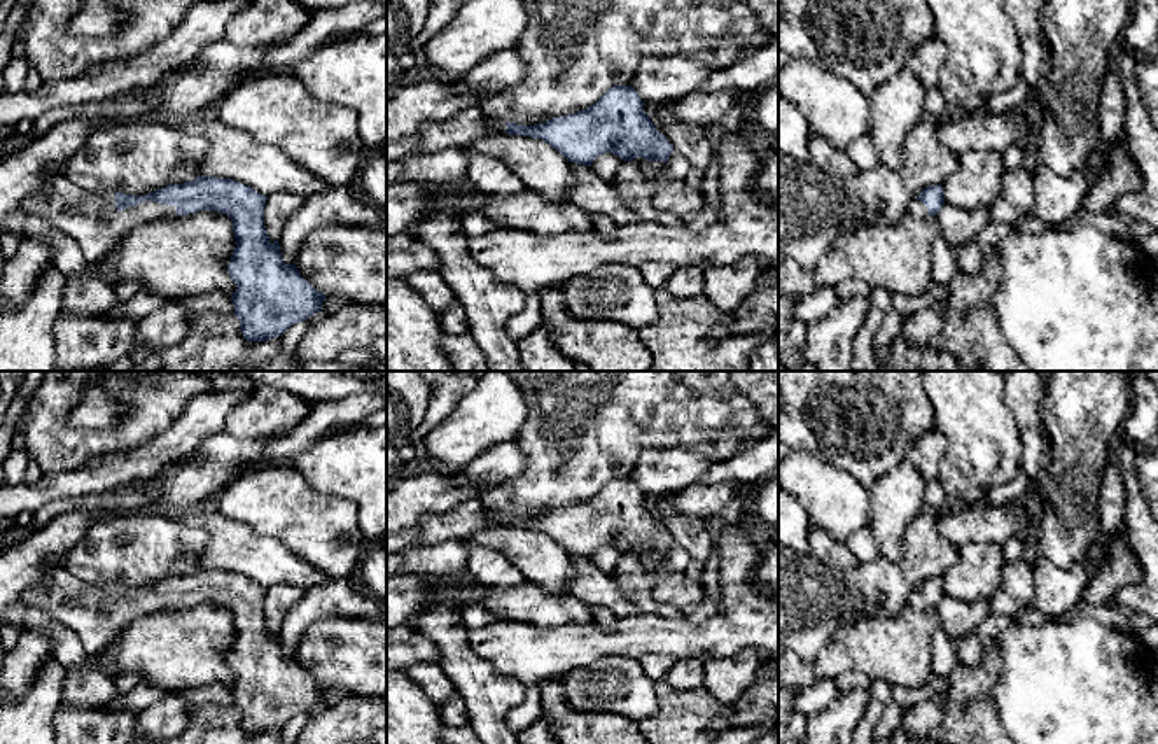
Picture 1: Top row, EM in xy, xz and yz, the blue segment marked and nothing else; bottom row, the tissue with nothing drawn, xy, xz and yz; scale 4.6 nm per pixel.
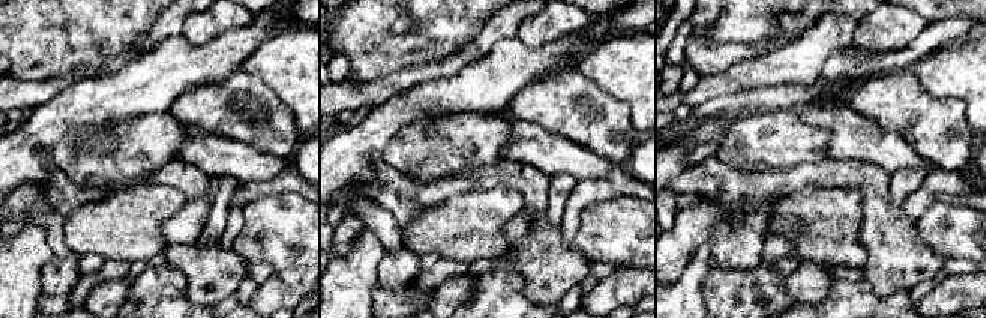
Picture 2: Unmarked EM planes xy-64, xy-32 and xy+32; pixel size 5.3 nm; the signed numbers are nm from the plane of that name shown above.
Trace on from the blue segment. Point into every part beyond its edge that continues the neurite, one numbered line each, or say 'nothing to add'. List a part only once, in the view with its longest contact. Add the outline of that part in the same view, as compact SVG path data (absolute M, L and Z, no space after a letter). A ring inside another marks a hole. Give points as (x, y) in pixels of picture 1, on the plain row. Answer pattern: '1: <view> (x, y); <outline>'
1: xy (91, 611); M65 565L51 569L44 583L26 588L19 604L42 609L72 628L87 655L105 648L112 635L135 620L163 607L177 607L175 597L150 592L117 602L112 585L89 585L66 571Z

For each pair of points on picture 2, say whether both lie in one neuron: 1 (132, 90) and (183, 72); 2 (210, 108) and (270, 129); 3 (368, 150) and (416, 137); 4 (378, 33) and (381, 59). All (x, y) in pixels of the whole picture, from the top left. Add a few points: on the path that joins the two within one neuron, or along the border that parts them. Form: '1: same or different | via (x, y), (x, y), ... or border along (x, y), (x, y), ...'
1: same | via (144, 86), (164, 72), (171, 72)
2: same | via (225, 108), (243, 108), (255, 117)
3: different | border along (413, 123), (402, 128), (378, 158)
4: same | via (378, 39), (380, 53)

